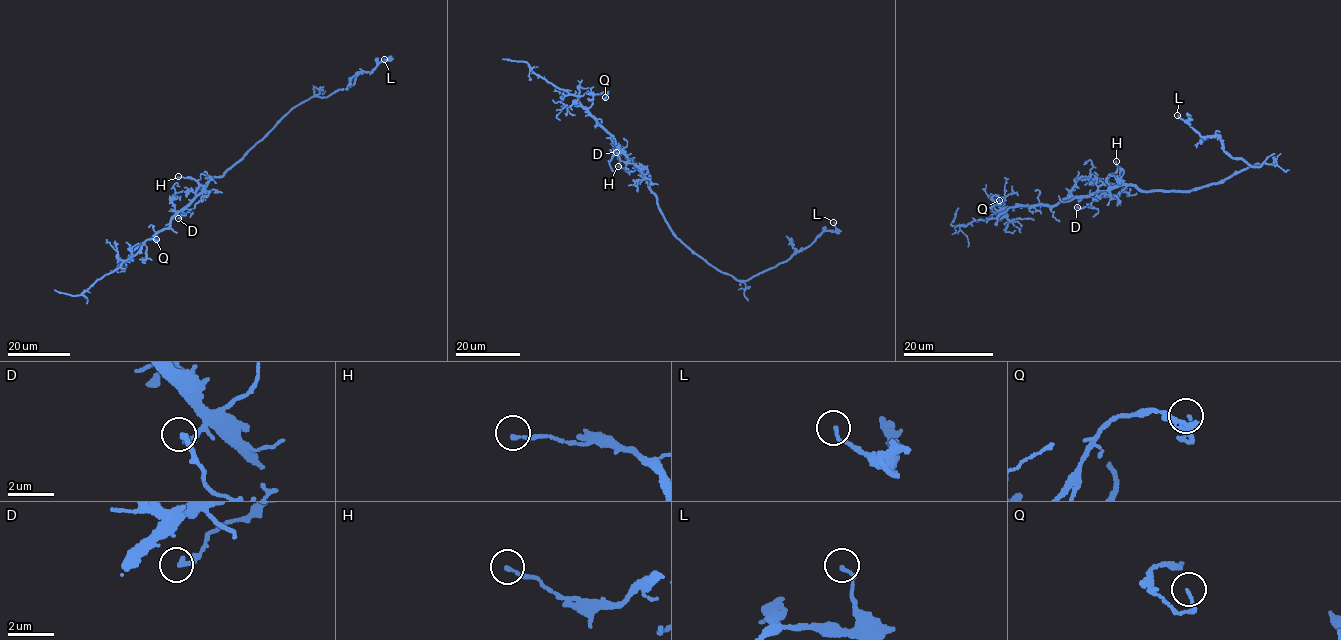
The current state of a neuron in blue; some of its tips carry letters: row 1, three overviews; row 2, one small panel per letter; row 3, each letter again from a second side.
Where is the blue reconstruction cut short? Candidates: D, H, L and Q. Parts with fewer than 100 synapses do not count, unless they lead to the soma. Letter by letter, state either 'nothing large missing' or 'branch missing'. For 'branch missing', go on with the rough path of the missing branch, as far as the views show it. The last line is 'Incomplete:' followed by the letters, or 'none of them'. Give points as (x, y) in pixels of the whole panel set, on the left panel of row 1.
D: nothing large missing
H: nothing large missing
L: nothing large missing
Q: nothing large missing
Incomplete: none of them

